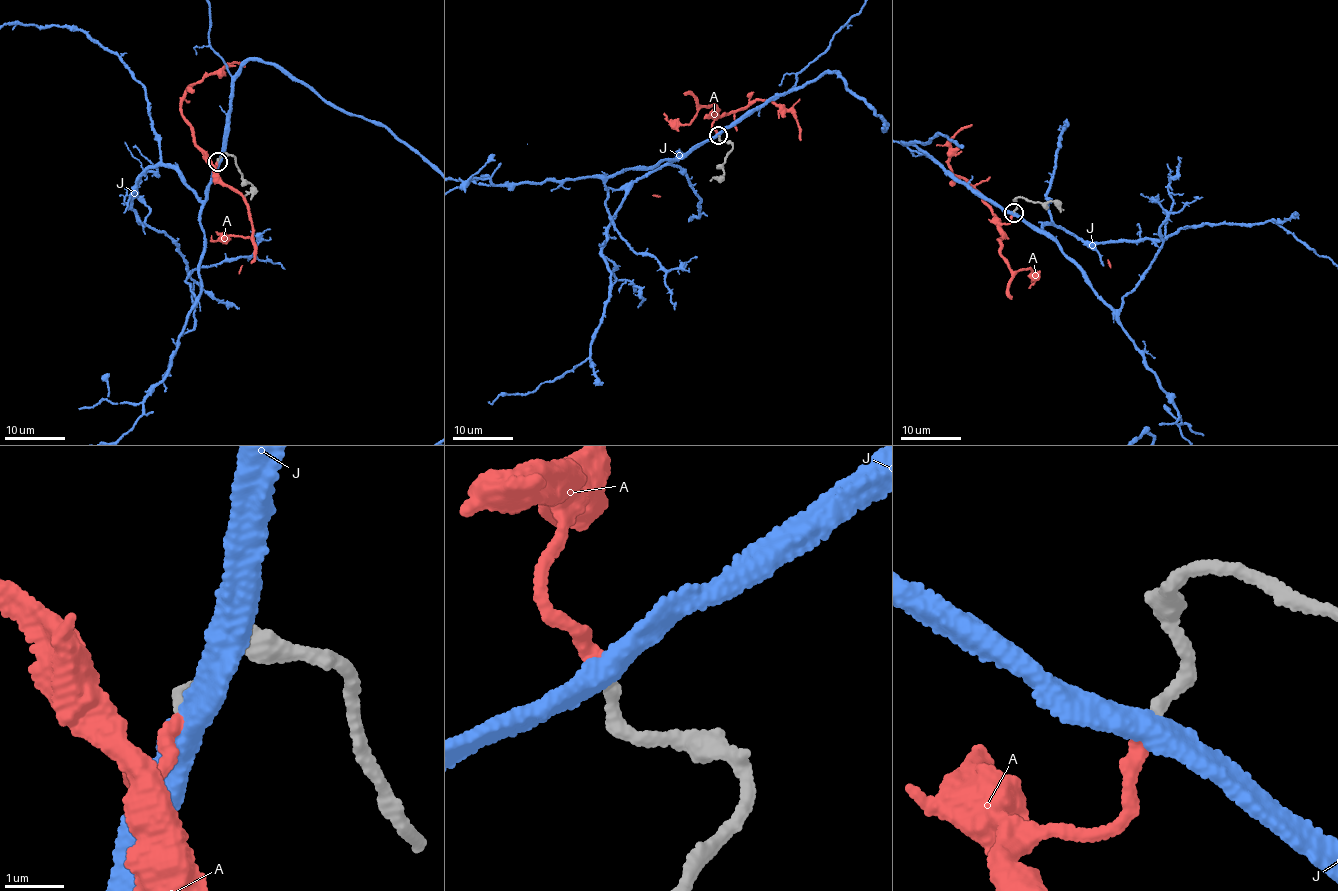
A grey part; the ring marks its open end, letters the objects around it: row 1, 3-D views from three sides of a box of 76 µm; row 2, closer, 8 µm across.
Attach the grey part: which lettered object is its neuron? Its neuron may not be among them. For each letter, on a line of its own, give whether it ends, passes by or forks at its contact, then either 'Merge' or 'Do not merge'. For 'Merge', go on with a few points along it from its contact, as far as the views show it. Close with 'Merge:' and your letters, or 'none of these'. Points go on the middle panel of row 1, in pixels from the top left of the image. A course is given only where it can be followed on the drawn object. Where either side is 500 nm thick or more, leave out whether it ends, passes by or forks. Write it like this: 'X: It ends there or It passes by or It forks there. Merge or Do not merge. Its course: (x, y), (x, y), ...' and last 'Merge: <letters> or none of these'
A: It ends there. Merge. Its course: (718, 135), (711, 115), (718, 109), (703, 106), (691, 122), (677, 128), (660, 196), (652, 195)
J: It passes by. Do not merge
Merge: A

